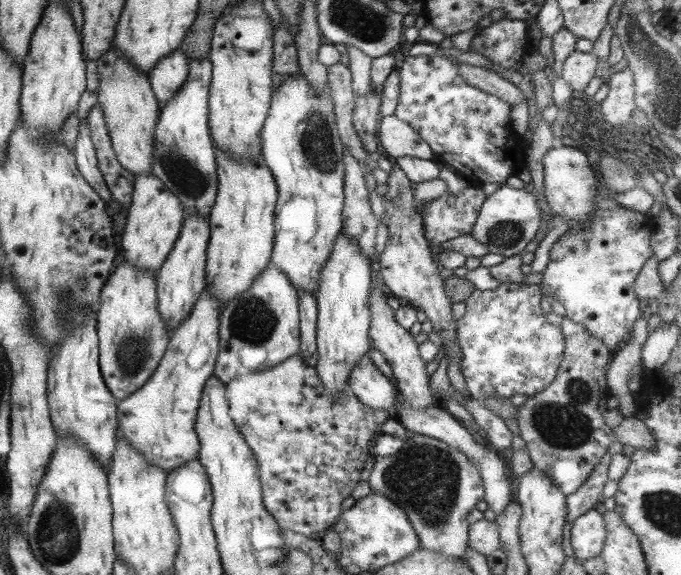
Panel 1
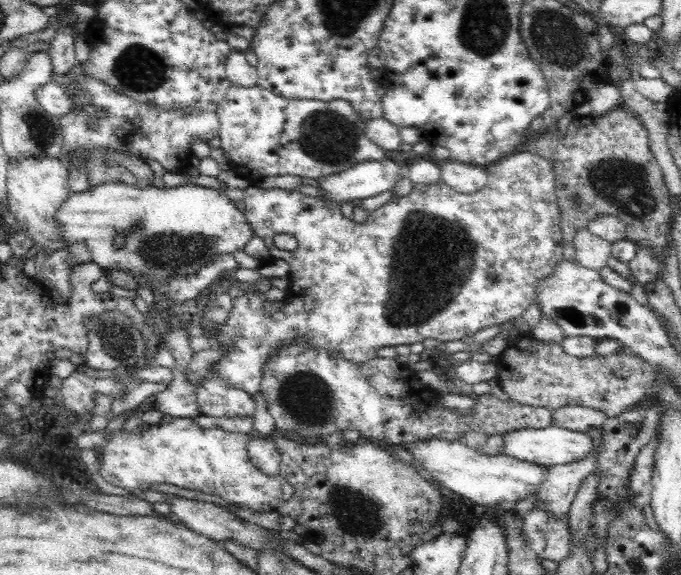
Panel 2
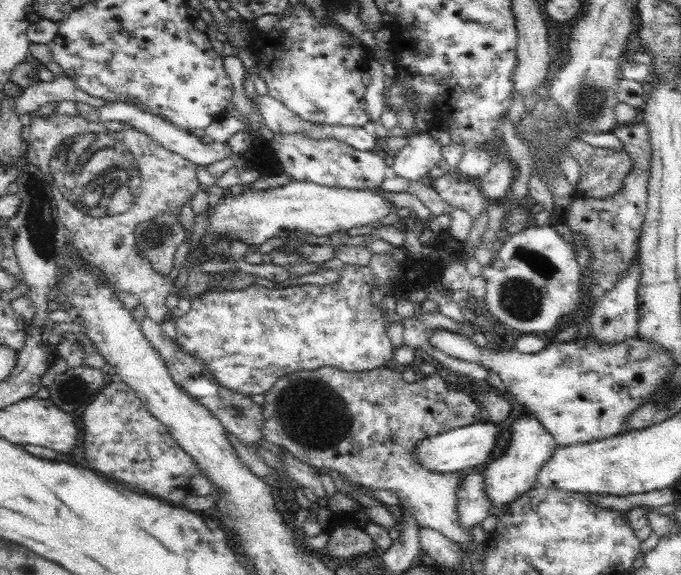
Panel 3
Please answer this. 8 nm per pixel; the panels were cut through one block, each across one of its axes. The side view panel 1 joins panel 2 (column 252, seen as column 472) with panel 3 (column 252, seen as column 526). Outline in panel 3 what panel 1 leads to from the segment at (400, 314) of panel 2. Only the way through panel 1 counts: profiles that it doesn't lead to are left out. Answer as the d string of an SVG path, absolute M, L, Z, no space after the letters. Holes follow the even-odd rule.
M373 253L367 266L347 265L340 271L340 282L332 286L306 284L270 289L255 283L242 290L206 293L191 302L188 313L174 318L176 343L184 353L201 360L224 388L250 397L266 394L279 378L296 371L329 366L357 373L382 368L392 359L395 348L389 345L381 311L370 301L370 290L374 286L381 288L387 282L398 281L398 289L409 285L397 278L396 268L408 266L412 269L412 262L418 259L423 260L414 257L408 265L401 265L391 256Z

